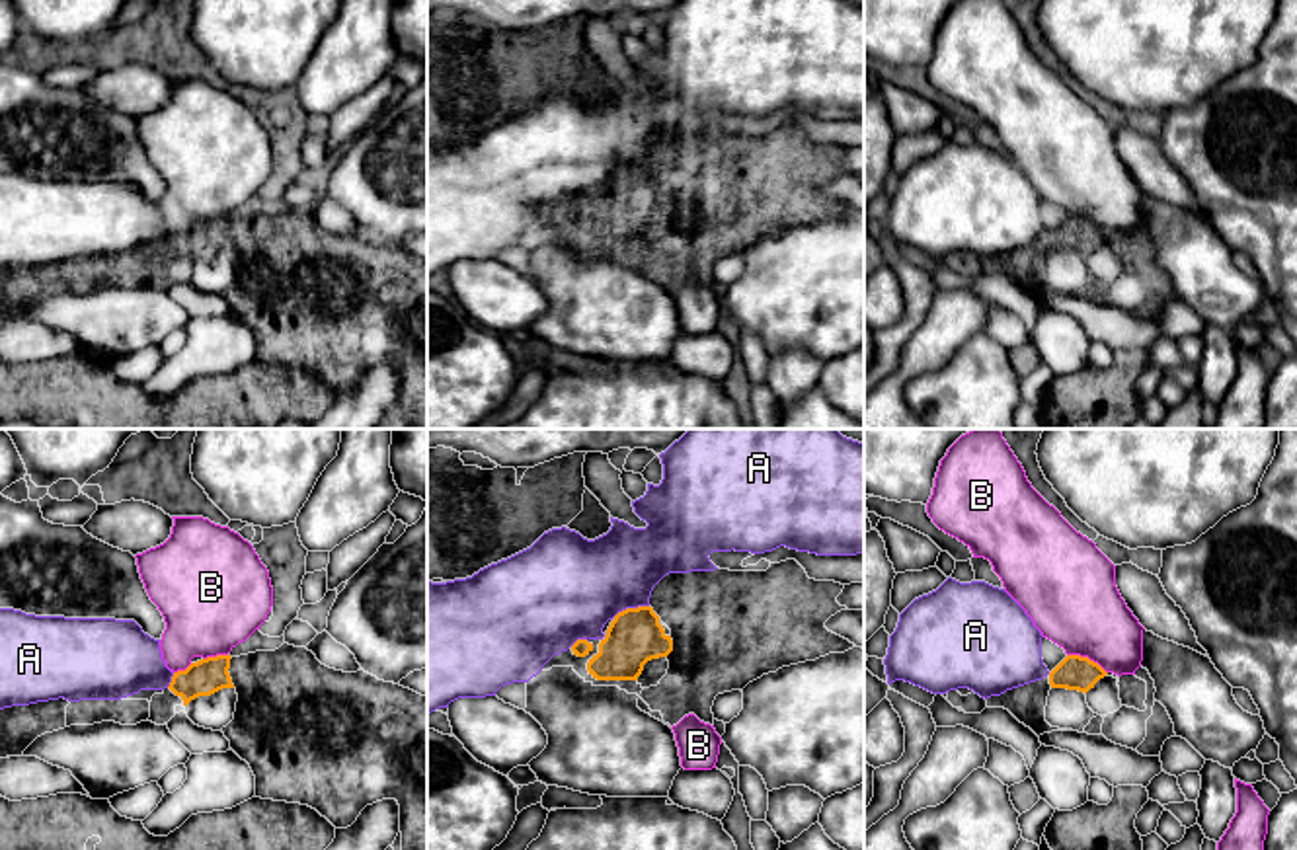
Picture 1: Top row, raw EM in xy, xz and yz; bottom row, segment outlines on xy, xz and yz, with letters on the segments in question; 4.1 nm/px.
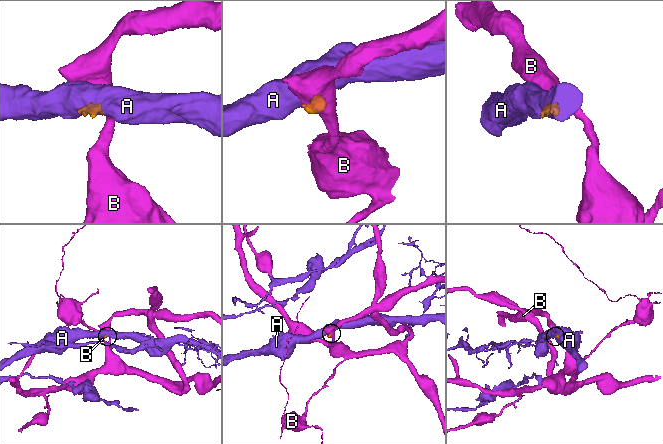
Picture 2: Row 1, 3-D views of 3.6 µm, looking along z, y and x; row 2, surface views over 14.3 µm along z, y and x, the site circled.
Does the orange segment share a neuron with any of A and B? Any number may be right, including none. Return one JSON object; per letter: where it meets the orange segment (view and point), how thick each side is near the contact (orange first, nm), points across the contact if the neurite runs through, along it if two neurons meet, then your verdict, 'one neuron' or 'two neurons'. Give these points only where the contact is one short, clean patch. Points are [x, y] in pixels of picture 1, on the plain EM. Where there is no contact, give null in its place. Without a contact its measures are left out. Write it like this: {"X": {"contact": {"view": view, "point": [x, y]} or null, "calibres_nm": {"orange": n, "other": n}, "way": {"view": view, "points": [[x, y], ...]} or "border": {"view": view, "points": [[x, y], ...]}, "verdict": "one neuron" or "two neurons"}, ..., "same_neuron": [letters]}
{"A": {"contact": {"view": "xz", "point": [630, 172]}, "calibres_nm": {"orange": 220, "other": 400}, "border": {"view": "xz", "points": [[648, 168], [623, 172], [613, 180]]}, "verdict": "two neurons"}, "B": {"contact": {"view": "yz", "point": [1087, 221]}, "calibres_nm": {"orange": 140, "other": 380}, "border": {"view": "yz", "points": [[1067, 217], [1089, 221], [1106, 236]]}, "verdict": "two neurons"}, "same_neuron": []}

